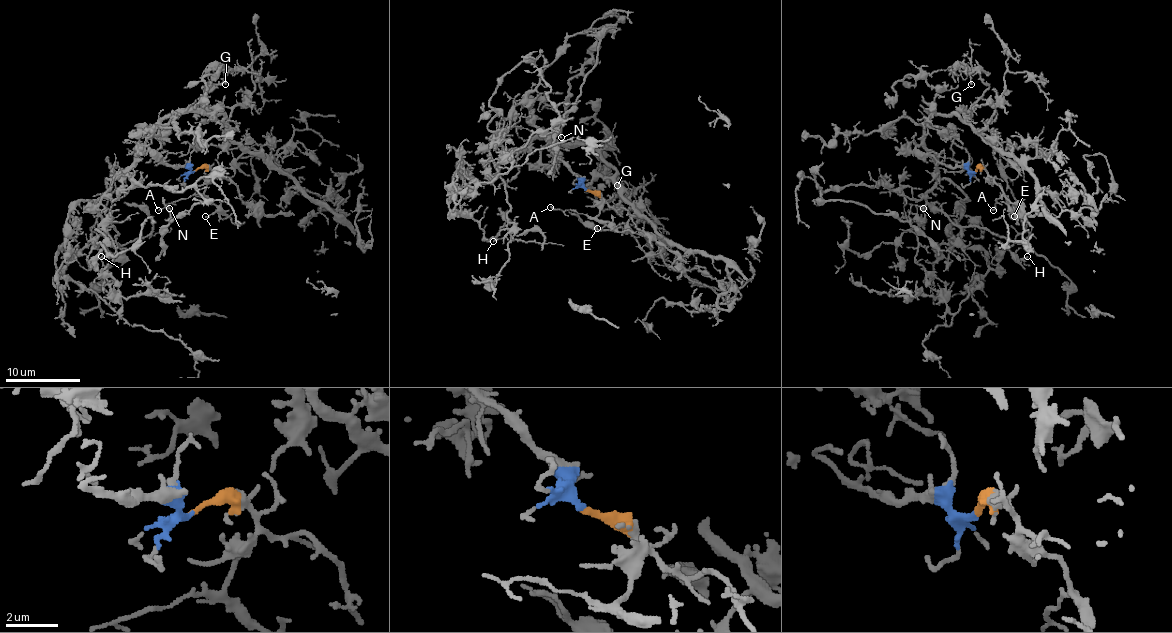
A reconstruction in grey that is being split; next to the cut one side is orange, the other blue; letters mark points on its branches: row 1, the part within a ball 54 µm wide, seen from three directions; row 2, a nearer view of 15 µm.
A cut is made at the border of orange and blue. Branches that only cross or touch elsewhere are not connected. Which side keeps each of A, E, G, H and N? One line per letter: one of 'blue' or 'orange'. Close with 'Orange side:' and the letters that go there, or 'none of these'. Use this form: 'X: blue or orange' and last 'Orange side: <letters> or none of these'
A: orange
E: orange
G: blue
H: blue
N: blue
Orange side: A, E

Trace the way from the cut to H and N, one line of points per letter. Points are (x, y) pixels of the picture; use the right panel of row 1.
H: (975, 169), (917, 147), (936, 156), (932, 207), (1028, 256)
N: (975, 169), (917, 147), (936, 156), (919, 199), (882, 184), (820, 186), (827, 199), (902, 220), (923, 209)

